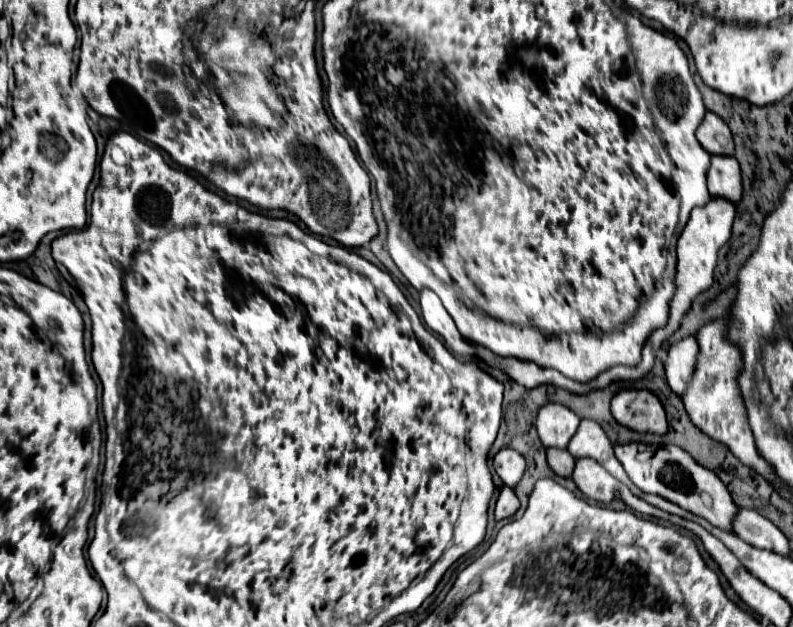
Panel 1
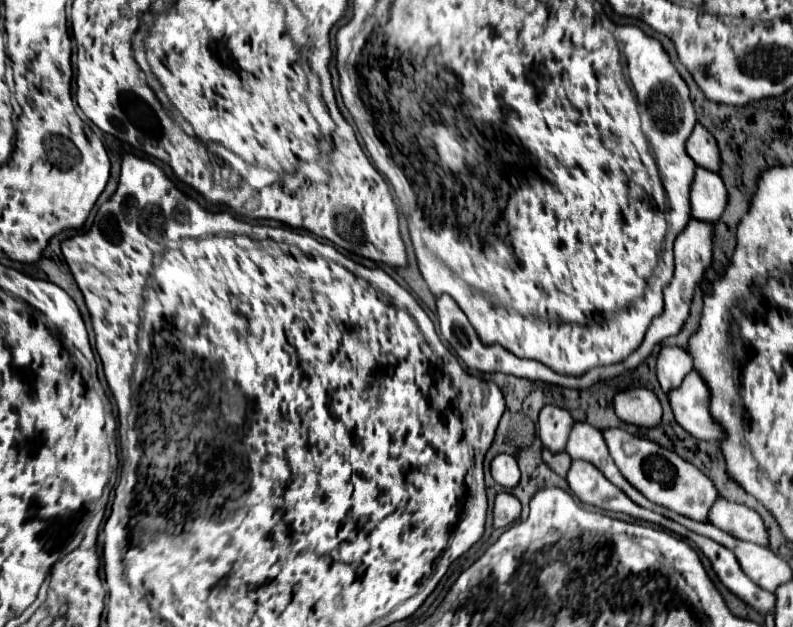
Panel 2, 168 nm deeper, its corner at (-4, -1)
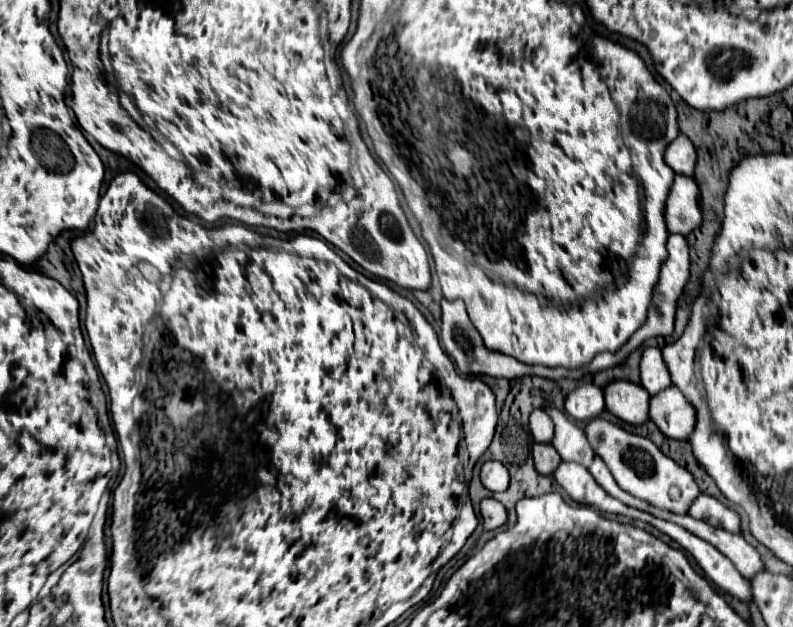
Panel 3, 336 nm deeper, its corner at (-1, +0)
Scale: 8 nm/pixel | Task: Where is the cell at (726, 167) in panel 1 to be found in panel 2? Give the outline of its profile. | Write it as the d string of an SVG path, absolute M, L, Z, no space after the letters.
M697 168L691 182L689 204L693 220L715 222L725 210L725 184L721 184L721 176L717 176L717 172Z

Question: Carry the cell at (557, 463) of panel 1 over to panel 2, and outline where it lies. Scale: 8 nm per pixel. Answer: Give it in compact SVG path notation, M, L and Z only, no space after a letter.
M543 448L543 460L545 460L545 464L547 464L553 472L557 472L559 476L565 476L567 470L571 468L571 456L569 456L567 452L557 452L557 454L553 454L549 448Z

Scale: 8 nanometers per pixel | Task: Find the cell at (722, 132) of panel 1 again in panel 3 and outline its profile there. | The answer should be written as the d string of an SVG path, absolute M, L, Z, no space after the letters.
M680 133L672 145L666 149L666 163L674 169L674 173L682 175L694 175L694 145L692 141Z

